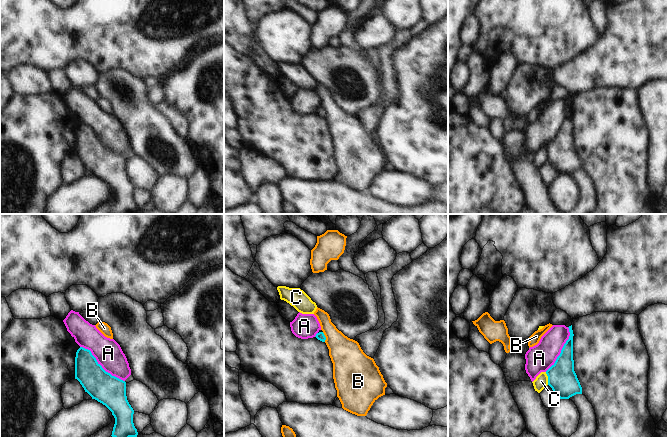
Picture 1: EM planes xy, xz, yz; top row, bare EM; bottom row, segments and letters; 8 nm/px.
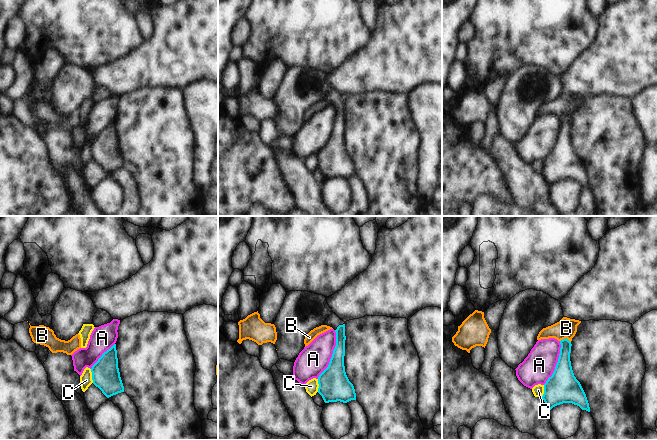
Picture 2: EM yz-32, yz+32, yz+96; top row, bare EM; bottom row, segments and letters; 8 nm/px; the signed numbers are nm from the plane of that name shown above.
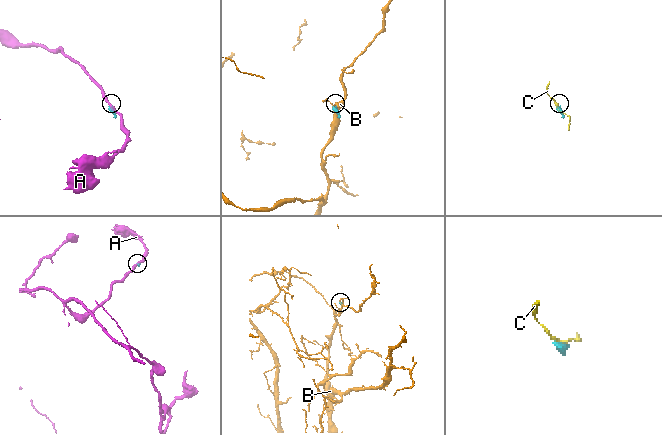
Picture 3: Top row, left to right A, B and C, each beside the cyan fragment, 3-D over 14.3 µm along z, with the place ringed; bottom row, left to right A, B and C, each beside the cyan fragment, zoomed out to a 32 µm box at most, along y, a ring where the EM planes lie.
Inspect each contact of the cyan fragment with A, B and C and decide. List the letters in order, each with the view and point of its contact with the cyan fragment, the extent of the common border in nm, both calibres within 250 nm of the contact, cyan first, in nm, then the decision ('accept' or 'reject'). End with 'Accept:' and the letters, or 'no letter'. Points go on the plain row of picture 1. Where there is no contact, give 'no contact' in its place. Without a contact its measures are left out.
A: xy (100, 141) | 460 nm | 240/220 nm | reject
B: xz (325, 113) | 80 nm | 70/260 nm | reject
C: yz (548, 154) | 110 nm | 220/110 nm | reject
Accept: no letter

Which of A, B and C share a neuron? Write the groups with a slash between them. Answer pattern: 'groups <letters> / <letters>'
groups A / B / C

